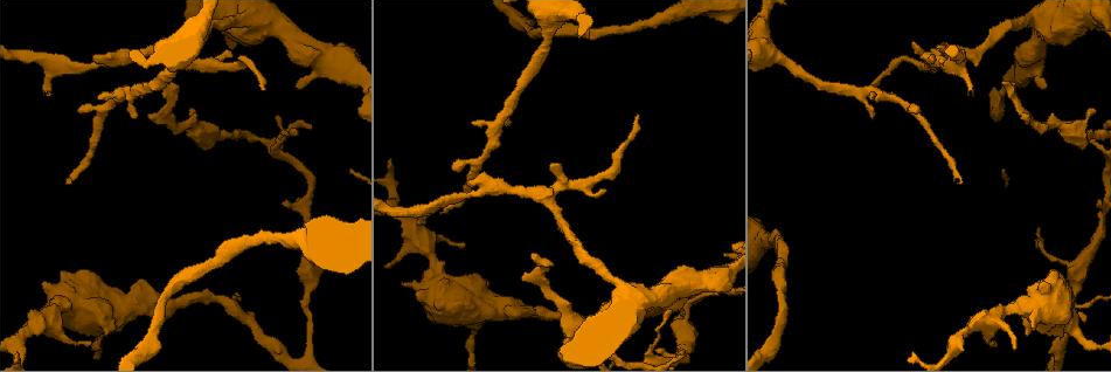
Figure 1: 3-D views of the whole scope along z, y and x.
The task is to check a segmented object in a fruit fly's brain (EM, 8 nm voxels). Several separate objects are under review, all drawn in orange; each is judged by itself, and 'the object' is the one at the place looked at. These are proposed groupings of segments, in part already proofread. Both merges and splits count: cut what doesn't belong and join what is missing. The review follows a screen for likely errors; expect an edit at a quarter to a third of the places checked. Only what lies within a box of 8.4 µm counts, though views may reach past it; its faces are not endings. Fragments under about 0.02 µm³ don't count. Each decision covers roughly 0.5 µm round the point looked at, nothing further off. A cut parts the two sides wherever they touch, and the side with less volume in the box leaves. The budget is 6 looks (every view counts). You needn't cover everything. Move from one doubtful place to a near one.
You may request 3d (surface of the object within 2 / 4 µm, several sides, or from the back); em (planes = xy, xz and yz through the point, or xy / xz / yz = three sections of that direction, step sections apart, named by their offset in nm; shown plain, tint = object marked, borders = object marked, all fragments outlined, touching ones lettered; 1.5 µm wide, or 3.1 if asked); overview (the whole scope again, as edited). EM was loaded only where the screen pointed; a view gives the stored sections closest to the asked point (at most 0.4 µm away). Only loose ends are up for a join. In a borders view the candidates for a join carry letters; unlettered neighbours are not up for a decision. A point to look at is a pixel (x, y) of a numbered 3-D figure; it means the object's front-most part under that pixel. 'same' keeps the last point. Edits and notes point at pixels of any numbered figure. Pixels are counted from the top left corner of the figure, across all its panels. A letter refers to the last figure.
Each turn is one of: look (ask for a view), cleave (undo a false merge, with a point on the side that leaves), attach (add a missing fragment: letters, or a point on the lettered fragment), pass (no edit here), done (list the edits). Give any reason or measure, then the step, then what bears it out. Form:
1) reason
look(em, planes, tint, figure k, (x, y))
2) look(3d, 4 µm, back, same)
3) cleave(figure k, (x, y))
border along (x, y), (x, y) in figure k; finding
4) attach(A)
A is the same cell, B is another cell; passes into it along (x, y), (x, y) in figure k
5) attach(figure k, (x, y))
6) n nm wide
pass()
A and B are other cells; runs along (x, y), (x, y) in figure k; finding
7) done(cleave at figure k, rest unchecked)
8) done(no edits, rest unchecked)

a narrow waist
look(em, xz, step 4, borders, figure 1, (309, 318))

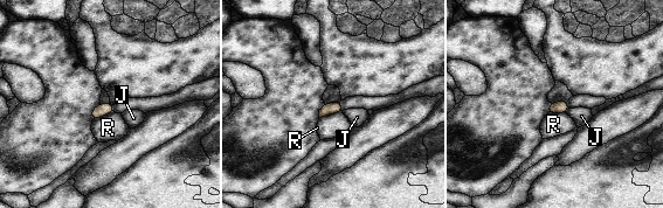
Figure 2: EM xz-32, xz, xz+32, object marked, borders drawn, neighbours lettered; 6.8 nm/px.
pass()
J and R are other cells; border along (342, 111), (319, 118) in figure 2; one cell here

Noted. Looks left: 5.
tapers out
look(em, planes, borders, figure 1, (961, 182))

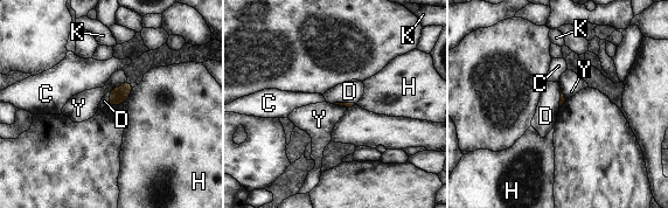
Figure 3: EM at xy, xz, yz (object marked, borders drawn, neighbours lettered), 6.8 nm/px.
attach(D)
D is the same cell, C, H, K and Y are other cells; passes into it along (119, 95), (110, 98), (104, 101) in figure 3; the cell continues

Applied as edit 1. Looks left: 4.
free end
look(3d, 4 µm, figure 1, (233, 56))

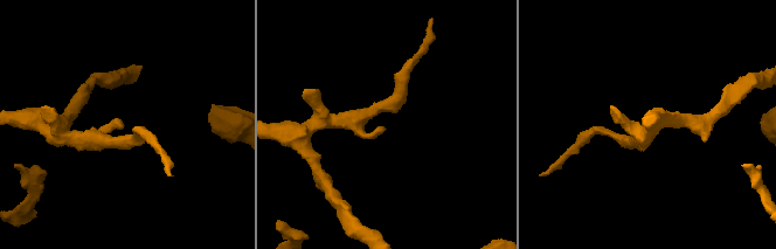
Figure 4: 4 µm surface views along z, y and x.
look(em, planes, borders, figure 4, (121, 126))

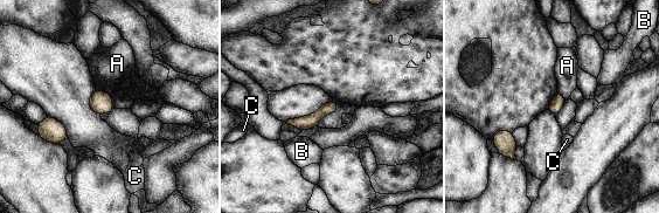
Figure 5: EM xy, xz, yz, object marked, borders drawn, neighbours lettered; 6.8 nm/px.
pass()
A, B and C are other cells; runs along (334, 105), (310, 122), (291, 122) in figure 5; no lettered fragment goes on from it

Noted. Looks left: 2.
done(attach at figure 3, rest unchecked)

